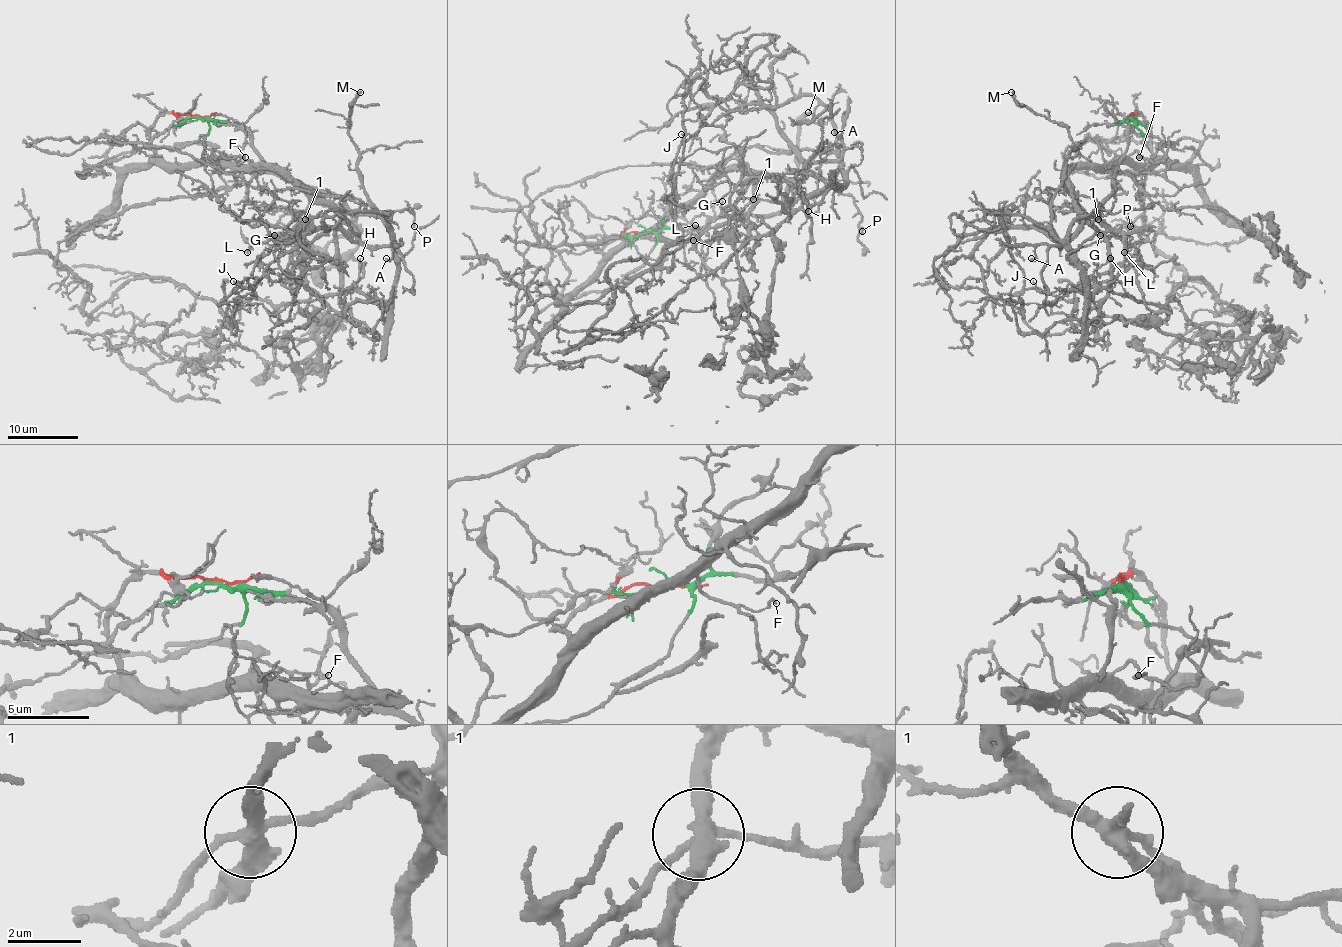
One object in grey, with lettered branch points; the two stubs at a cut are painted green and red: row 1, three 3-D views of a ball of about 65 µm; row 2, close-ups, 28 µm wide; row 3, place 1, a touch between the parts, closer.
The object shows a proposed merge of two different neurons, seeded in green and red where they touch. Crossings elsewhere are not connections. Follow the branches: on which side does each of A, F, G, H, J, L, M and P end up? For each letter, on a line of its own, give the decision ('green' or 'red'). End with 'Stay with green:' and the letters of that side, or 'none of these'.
A: red
F: red
G: red
H: green
J: green
L: green
M: green
P: green
Stay with green: H, J, L, M, P

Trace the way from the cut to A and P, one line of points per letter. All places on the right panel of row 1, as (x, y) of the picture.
A: (1132, 116), (1146, 120), (1153, 159), (1080, 164), (1070, 173), (1078, 228), (1061, 246), (1039, 244), (1031, 258)
P: (1132, 118), (1112, 194), (1087, 215), (1096, 208), (1123, 210), (1130, 226)

